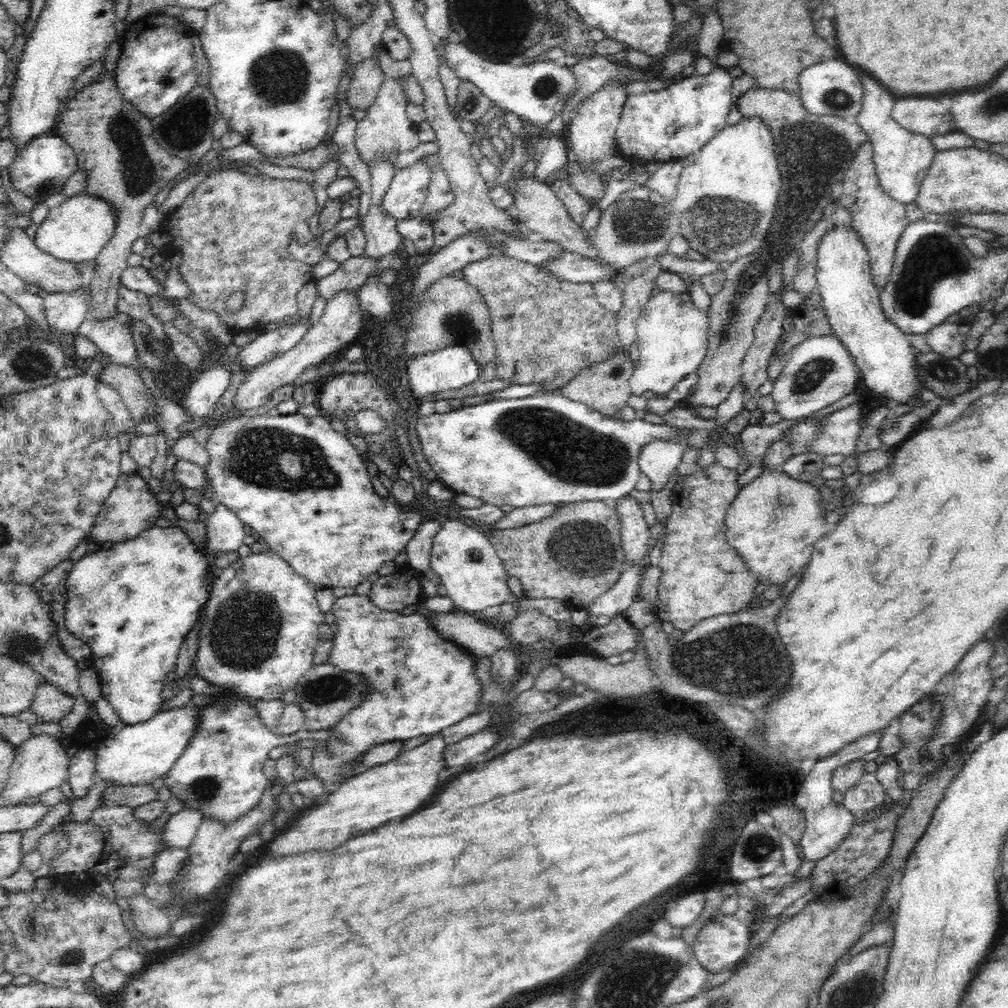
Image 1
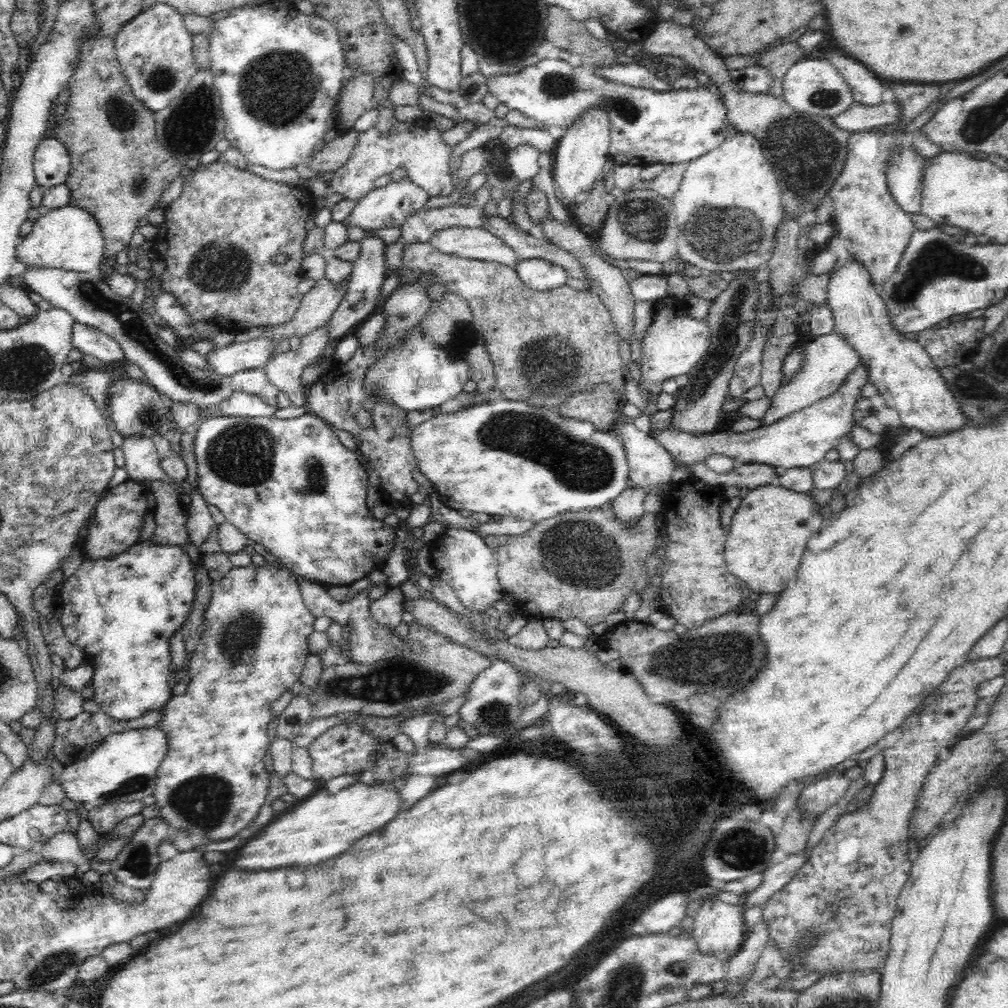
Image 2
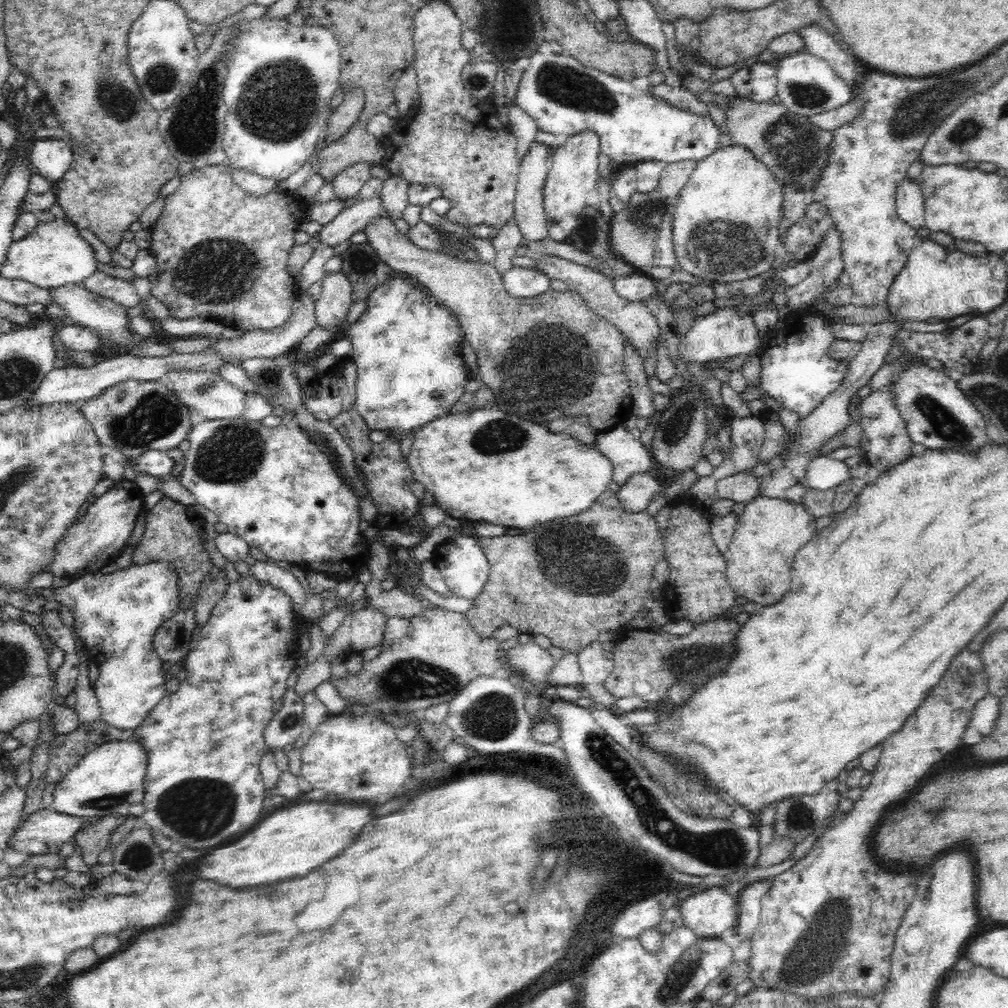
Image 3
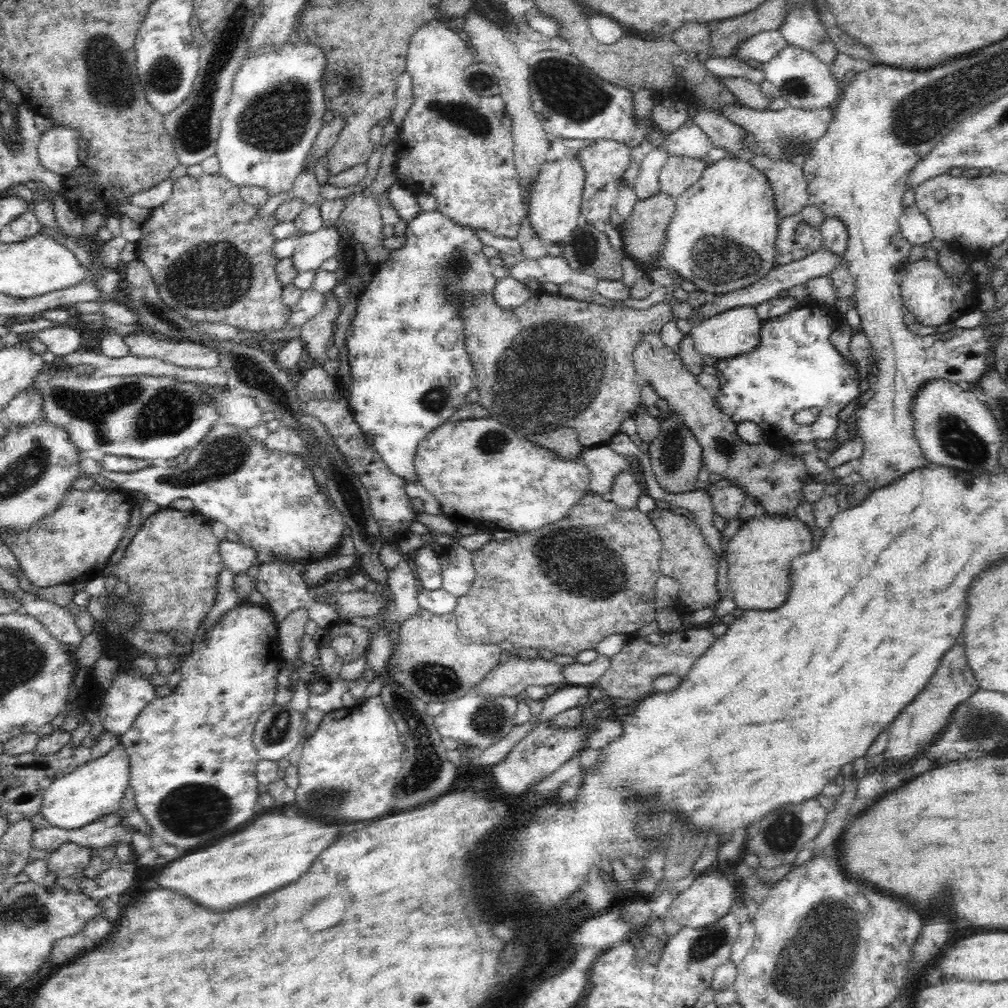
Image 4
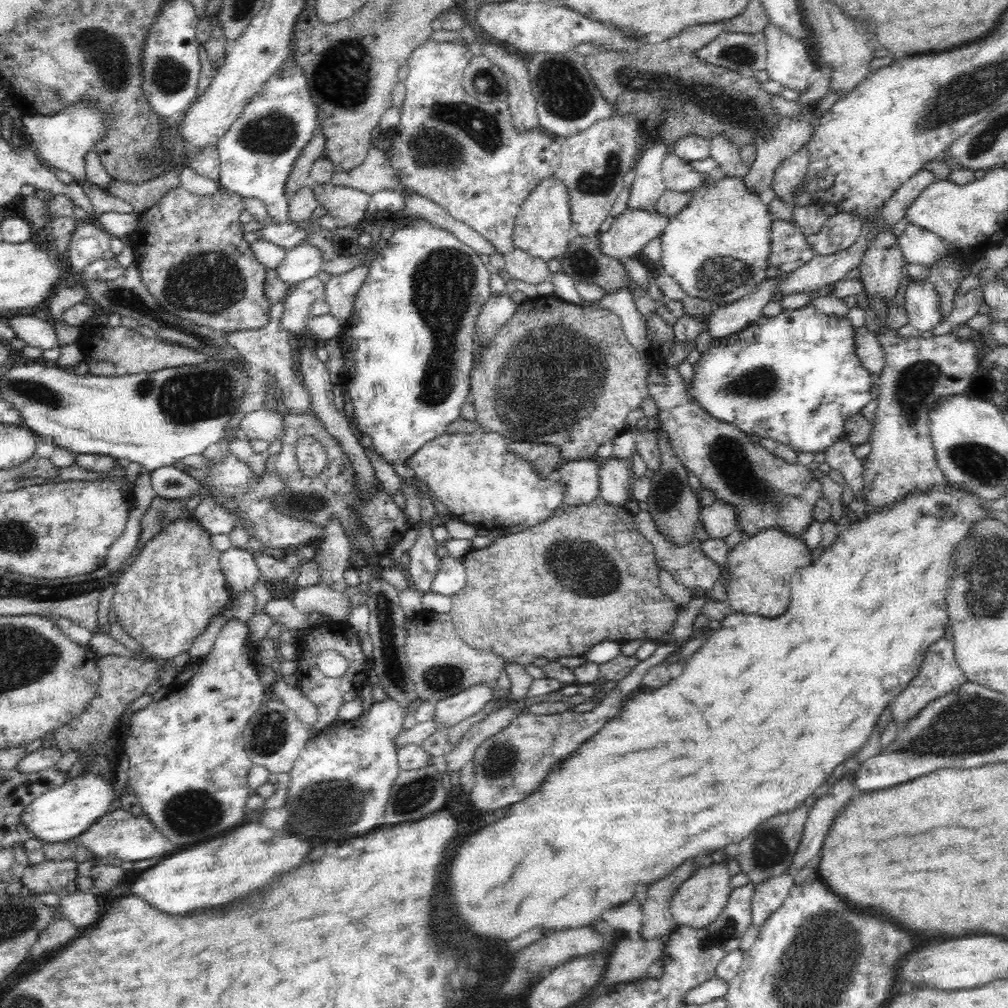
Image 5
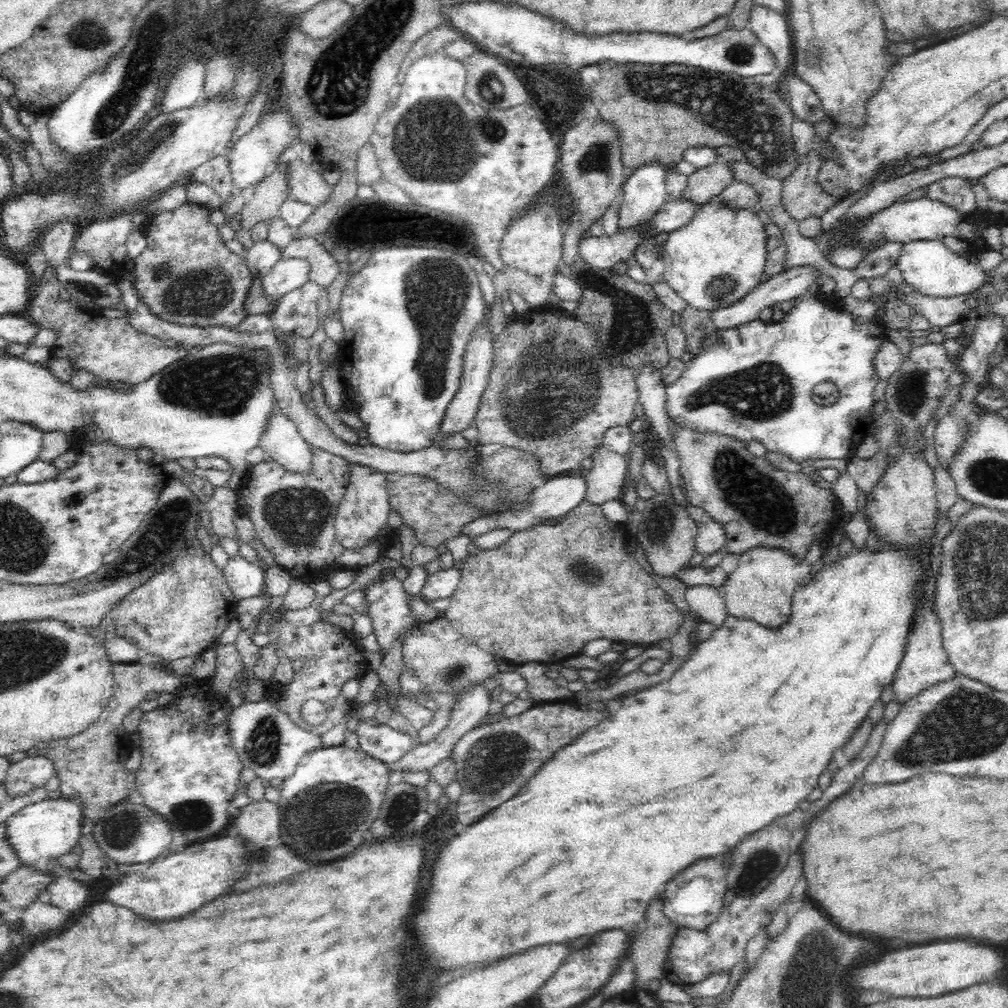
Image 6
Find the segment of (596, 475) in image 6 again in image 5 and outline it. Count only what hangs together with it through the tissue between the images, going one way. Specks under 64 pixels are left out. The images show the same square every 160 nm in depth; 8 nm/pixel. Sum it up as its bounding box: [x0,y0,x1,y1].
[599,458,632,506]

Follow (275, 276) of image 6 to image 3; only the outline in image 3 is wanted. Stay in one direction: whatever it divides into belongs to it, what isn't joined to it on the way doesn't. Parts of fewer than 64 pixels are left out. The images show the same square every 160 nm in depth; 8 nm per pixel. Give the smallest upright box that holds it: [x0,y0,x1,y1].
[317,198,389,246]

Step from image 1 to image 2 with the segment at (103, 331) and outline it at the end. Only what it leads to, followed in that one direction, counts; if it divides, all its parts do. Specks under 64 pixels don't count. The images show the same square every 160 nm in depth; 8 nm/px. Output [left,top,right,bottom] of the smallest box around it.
[72,323,127,363]

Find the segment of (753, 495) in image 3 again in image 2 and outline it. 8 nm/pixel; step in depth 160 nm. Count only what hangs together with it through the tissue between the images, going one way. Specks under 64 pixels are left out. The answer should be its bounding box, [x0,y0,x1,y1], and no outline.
[689,461,780,491]

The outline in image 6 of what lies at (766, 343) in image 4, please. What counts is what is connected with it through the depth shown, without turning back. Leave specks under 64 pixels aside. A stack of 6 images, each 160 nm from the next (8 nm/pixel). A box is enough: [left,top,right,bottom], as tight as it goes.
[665,291,887,463]

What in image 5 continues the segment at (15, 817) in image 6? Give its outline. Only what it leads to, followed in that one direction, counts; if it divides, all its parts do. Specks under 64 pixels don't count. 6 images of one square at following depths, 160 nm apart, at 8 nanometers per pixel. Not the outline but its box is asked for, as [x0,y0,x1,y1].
[21,774,118,844]

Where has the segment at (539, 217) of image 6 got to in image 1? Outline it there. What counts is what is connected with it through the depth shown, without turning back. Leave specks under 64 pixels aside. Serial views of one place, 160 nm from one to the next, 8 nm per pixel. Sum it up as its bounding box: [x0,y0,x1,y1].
[564,82,627,170]

